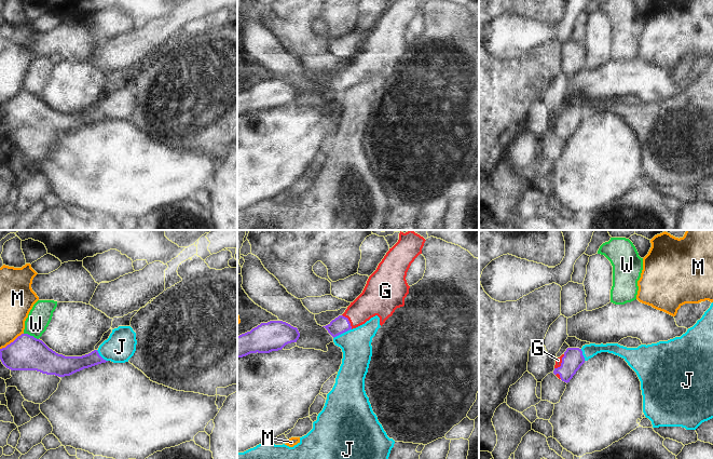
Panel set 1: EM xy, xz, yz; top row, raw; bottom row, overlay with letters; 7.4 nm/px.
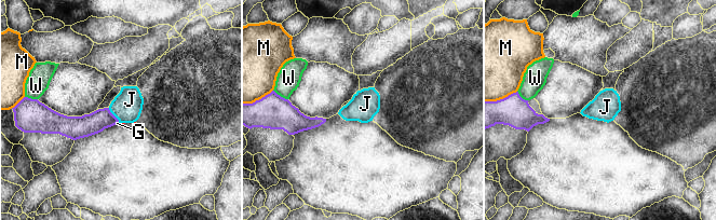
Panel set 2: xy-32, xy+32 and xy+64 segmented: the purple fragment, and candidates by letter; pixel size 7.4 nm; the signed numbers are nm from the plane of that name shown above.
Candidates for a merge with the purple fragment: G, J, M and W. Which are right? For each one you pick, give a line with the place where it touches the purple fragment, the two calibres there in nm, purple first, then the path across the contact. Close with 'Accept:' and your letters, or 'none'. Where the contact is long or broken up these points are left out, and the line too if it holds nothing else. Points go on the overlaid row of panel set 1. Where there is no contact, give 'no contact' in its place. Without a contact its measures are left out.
G: yz (561, 363) | 150/50 nm | across yz (573, 359), (568, 363), (561, 363), (558, 360)
Accept: G

